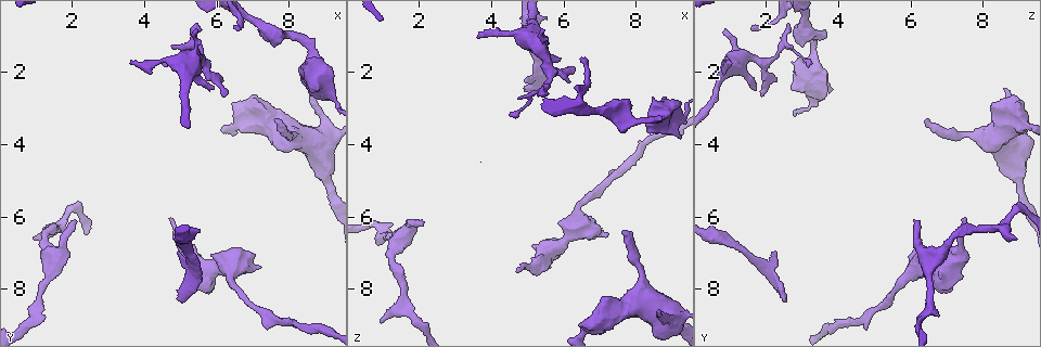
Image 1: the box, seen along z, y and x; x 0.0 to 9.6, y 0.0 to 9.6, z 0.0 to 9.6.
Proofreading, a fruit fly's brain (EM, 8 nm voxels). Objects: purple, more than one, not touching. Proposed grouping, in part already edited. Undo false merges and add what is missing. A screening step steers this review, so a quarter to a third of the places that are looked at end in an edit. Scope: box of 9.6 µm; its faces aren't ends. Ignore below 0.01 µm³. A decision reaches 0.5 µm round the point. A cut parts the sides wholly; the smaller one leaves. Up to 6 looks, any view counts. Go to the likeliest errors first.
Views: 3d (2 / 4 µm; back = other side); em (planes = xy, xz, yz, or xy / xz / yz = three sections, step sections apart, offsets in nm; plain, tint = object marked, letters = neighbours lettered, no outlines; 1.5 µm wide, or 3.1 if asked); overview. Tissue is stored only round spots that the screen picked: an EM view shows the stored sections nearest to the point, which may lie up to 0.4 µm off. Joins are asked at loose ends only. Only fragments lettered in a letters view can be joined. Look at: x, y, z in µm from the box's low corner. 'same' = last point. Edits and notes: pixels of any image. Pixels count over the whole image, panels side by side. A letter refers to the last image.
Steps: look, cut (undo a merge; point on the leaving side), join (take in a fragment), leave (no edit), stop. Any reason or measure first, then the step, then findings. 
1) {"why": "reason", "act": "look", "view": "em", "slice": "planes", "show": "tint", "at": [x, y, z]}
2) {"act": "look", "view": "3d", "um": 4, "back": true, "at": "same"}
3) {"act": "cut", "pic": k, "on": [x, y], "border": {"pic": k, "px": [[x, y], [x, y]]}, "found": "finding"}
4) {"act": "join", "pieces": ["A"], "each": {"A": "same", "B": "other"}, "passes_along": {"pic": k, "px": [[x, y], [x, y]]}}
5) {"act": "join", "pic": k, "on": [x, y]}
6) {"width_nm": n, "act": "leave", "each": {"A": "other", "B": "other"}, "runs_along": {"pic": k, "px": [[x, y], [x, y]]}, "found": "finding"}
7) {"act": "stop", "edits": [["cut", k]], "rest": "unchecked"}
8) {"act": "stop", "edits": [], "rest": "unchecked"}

{"why": "branch stops here", "act": "look", "view": "em", "slice": "planes", "show": "letters", "at": [2.05, 6.00, 6.10]}

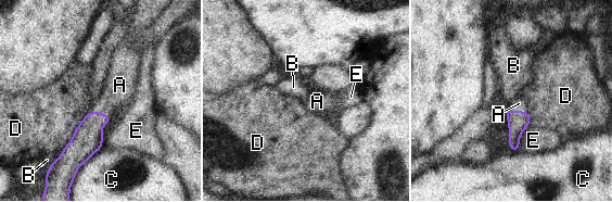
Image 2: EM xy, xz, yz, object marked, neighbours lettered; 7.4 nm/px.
{"act": "join", "pieces": ["A"], "each": {"A": "same", "B": "other", "C": "other", "D": "other", "E": "other"}, "passes_along": {"pic": 2, "px": [[87, 139], [98, 111], [119, 85]]}, "found": "it goes on there"}

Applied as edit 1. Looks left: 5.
{"act": "look", "view": "em", "slice": "planes", "show": "letters", "at": [7.60, 3.30, 6.50]}

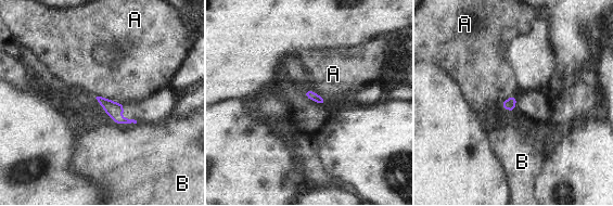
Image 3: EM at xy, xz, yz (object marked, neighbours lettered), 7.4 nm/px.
{"act": "leave", "each": {"A": "other", "B": "other"}, "border": {"pic": 3, "px": [[96, 97], [104, 97], [123, 104]]}, "found": "no lettered fragment goes on from it"}

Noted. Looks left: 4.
{"act": "stop", "edits": [["join", 2]], "rest": "unchecked"}

